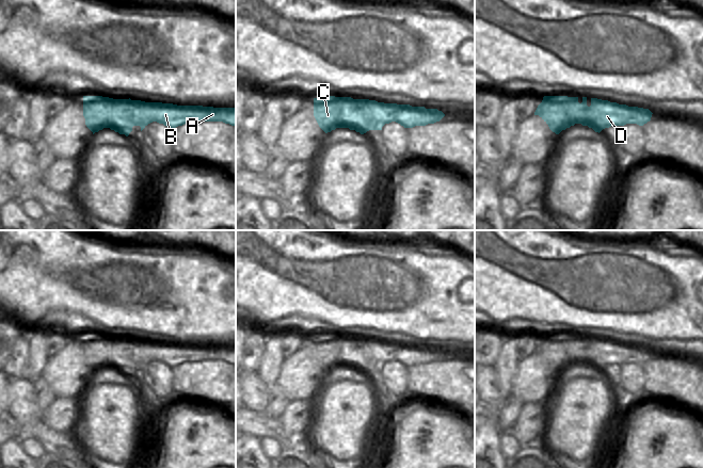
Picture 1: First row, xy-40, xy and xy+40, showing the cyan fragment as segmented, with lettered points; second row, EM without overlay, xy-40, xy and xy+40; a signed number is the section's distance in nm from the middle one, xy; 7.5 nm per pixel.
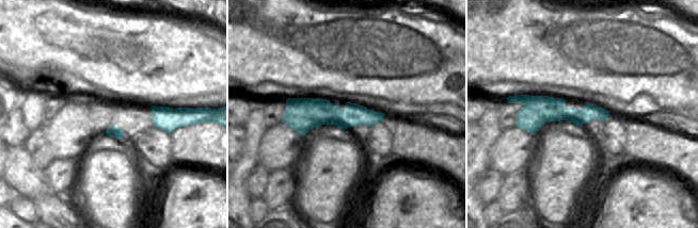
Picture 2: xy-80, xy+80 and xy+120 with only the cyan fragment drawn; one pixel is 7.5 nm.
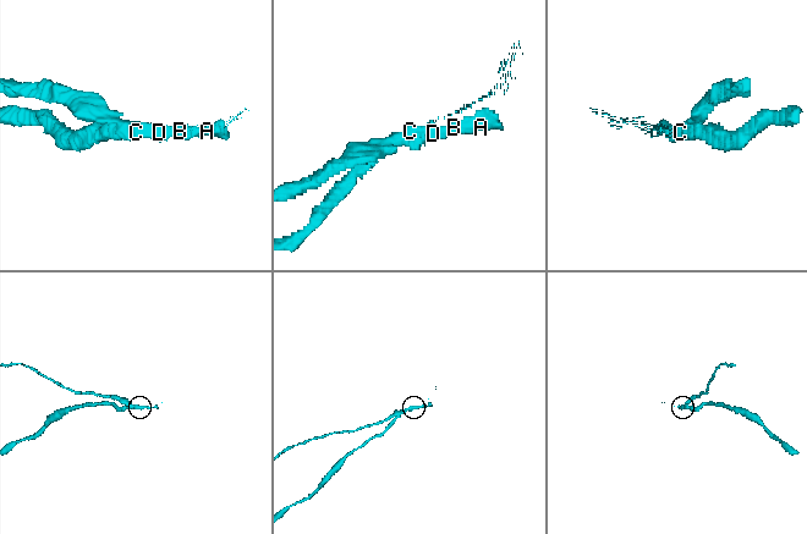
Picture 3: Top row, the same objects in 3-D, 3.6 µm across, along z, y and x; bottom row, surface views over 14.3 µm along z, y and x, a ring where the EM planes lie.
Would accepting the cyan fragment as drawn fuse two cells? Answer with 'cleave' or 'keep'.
cleave

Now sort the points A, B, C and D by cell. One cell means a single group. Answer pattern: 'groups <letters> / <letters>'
groups A B D / C

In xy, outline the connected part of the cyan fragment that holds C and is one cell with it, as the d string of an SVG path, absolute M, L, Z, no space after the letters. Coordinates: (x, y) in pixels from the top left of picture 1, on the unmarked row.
M335 336L334 345L325 345L322 337L314 337L314 355L325 371L339 367L339 336Z

